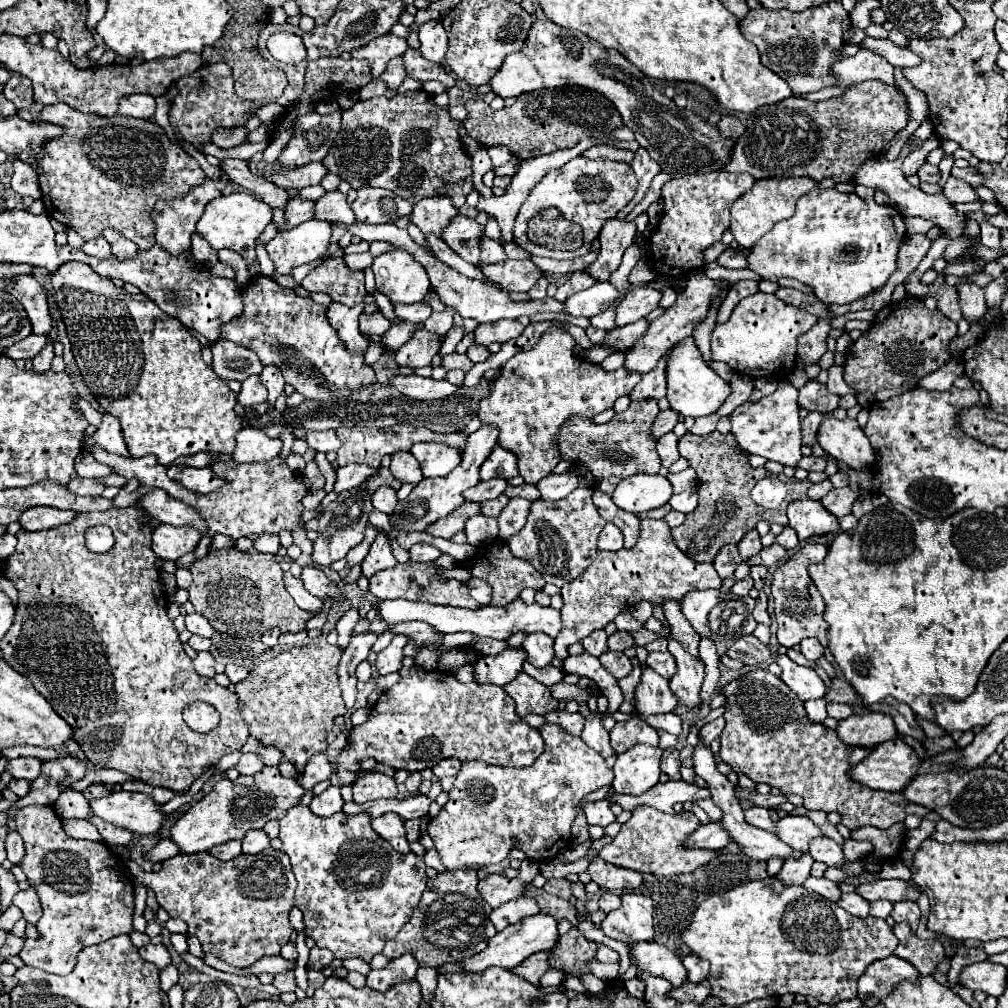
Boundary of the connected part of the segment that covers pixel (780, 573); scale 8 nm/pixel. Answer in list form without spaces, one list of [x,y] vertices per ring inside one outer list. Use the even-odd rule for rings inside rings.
[[[808,544],[802,546],[790,560],[786,560],[782,566],[776,568],[774,576],[772,576],[772,596],[774,596],[774,616],[778,622],[778,632],[776,638],[780,642],[780,646],[784,648],[792,648],[796,644],[800,644],[804,638],[818,638],[818,642],[822,646],[828,644],[828,624],[824,620],[824,600],[820,596],[820,592],[816,590],[812,578],[808,576],[806,568],[812,562],[822,562],[826,556],[828,548],[822,544]]]

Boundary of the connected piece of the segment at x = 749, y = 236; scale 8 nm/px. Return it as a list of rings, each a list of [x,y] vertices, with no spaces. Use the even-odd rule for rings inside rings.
[[[802,176],[802,178],[766,178],[766,180],[756,180],[756,184],[732,204],[730,230],[734,234],[734,240],[742,248],[750,248],[758,238],[762,238],[766,232],[770,232],[776,222],[790,218],[794,214],[796,200],[800,196],[804,196],[808,190],[816,188],[816,186],[818,186],[818,182],[814,182],[814,180],[806,178],[806,176]]]

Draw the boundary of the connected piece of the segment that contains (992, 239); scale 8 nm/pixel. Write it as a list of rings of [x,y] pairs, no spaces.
[[[988,220],[980,222],[980,238],[982,244],[992,248],[992,250],[1000,250],[1000,230],[996,226],[992,226]]]

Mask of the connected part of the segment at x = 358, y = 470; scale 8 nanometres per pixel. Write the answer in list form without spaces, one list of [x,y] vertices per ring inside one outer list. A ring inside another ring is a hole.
[[[346,464],[342,468],[336,468],[336,492],[344,492],[344,490],[350,490],[350,488],[356,488],[360,486],[366,478],[374,476],[378,470],[376,468],[370,468],[366,464]]]

